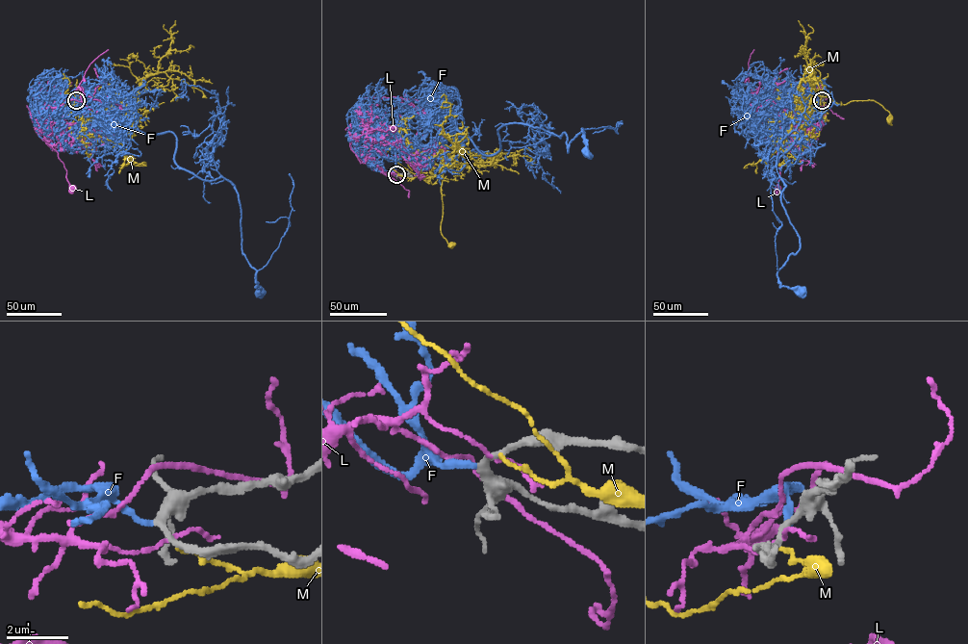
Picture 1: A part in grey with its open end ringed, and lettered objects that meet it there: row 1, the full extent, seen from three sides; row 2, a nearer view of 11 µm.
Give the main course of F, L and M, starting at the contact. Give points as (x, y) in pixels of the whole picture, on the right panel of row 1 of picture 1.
F: (822, 100), (778, 130), (802, 132), (772, 169), (785, 186), (780, 201), (800, 247), (778, 282), (802, 292)
L: (821, 101), (808, 102), (791, 118), (787, 141), (778, 145), (776, 153), (780, 172), (778, 188)
M: (821, 101), (825, 111), (819, 119), (811, 114), (812, 92), (841, 104), (874, 100), (891, 115), (889, 120)

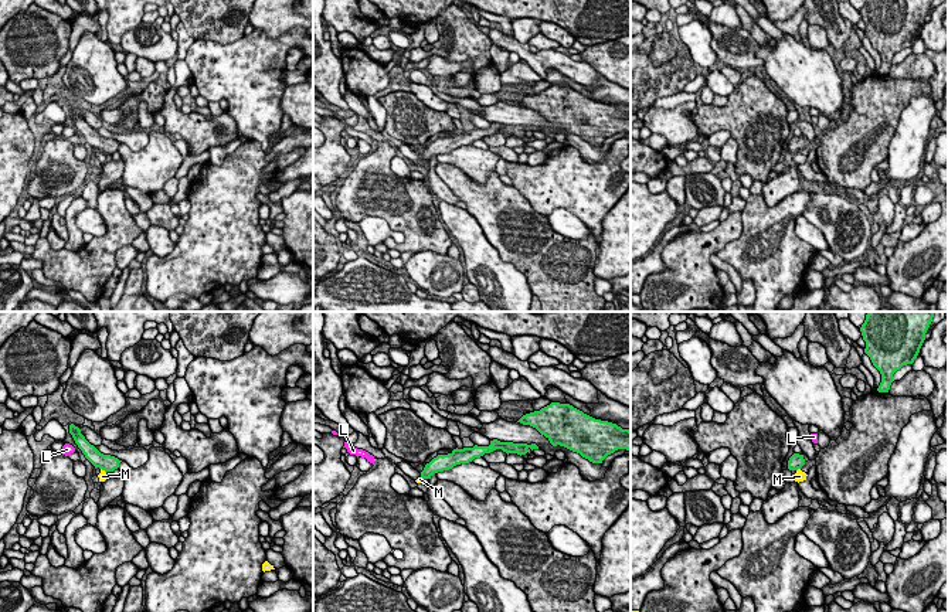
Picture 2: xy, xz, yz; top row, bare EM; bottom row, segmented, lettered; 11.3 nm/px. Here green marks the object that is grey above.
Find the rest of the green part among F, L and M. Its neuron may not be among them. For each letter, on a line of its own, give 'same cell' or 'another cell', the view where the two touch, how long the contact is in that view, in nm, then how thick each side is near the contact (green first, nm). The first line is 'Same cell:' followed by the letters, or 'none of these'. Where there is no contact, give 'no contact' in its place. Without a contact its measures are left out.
Same cell: F
F: same cell; no contact
L: another cell; no contact
M: another cell; contact in yz; length 60 nm; calibres 170 and 130 nm

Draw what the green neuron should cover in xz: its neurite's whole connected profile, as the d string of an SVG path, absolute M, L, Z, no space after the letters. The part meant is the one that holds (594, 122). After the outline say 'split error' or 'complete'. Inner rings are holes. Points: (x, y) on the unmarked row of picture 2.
M551 85L517 105L536 110L553 129L564 129L592 146L602 146L618 132L631 133L629 112L595 102L570 86Z | complete

